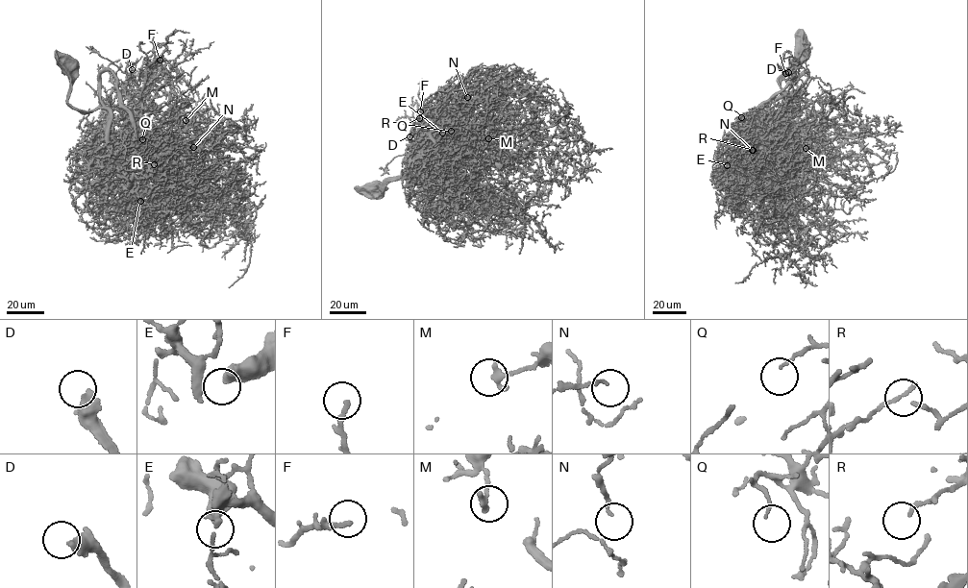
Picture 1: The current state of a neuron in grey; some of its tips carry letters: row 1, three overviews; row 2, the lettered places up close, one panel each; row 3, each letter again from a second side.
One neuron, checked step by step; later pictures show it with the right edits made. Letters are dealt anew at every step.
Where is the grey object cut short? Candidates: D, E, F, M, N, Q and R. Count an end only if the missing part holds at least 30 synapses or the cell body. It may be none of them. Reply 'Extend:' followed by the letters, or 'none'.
Extend: D, N

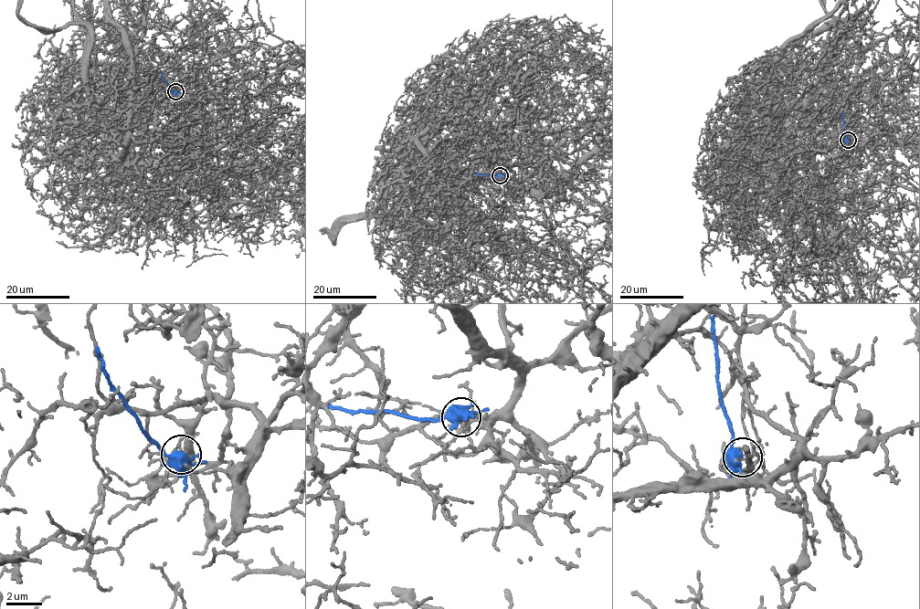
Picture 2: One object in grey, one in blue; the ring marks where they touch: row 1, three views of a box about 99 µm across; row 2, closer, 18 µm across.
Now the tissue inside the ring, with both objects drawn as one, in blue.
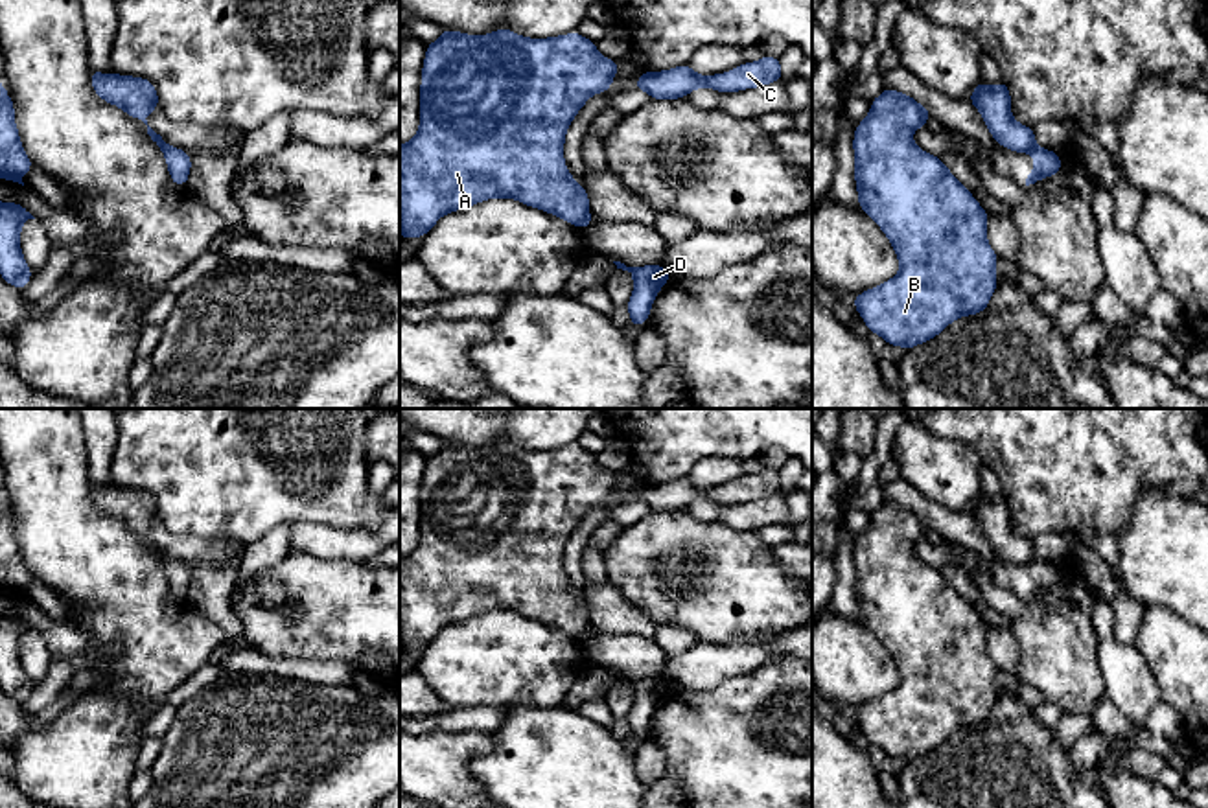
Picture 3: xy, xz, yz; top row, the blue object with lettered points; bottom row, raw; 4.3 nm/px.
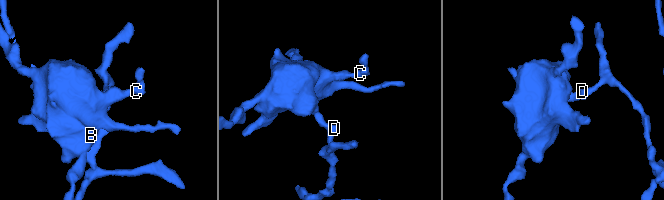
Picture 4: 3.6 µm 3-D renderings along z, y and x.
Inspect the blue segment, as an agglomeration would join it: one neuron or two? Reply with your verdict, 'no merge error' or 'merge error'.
merge error

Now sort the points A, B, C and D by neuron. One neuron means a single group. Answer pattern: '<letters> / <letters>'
A B C / D

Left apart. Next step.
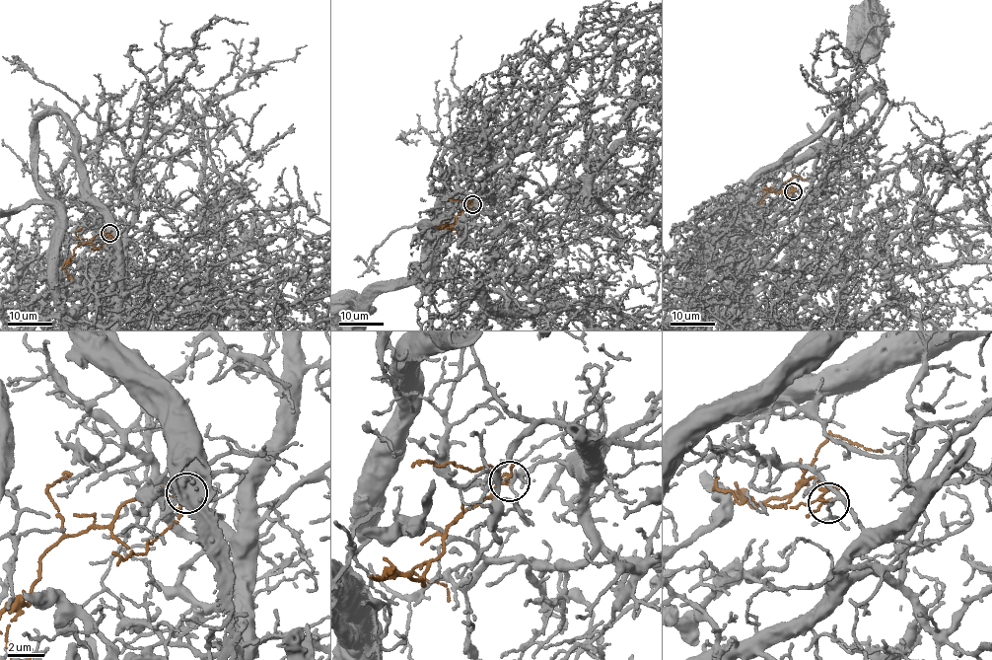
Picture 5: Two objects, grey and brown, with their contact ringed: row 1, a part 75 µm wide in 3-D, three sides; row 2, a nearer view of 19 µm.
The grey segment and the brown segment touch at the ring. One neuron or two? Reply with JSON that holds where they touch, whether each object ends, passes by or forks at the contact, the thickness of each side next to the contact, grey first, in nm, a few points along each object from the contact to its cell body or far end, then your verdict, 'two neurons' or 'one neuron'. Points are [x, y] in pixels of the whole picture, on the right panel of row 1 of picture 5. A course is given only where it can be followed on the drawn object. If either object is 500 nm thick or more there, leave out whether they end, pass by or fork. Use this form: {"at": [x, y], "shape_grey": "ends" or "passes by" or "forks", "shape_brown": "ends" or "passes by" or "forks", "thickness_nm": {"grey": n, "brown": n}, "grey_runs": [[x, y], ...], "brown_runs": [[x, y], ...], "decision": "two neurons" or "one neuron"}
{"at": [793, 191], "shape_grey": "forks", "shape_brown": "forks", "thickness_nm": {"grey": 120, "brown": 100}, "brown_runs": [[793, 191], [789, 184], [767, 193], [760, 200], [765, 200]], "decision": "two neurons"}

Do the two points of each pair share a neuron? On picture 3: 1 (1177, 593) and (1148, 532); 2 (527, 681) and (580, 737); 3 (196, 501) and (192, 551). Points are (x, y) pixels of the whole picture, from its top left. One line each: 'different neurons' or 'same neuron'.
1: same neuron
2: different neurons
3: different neurons

